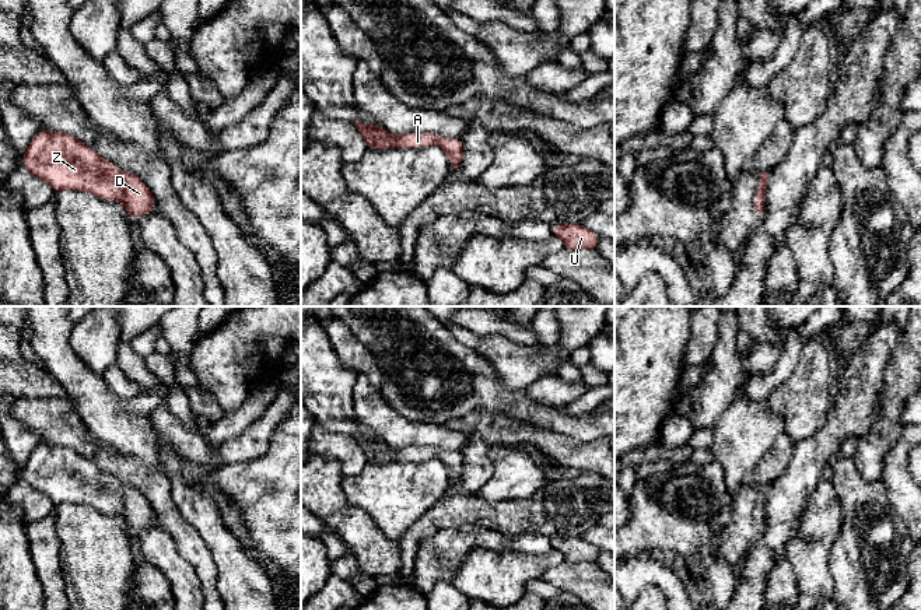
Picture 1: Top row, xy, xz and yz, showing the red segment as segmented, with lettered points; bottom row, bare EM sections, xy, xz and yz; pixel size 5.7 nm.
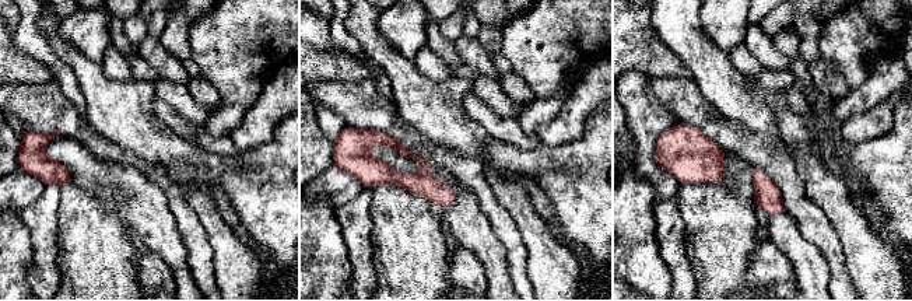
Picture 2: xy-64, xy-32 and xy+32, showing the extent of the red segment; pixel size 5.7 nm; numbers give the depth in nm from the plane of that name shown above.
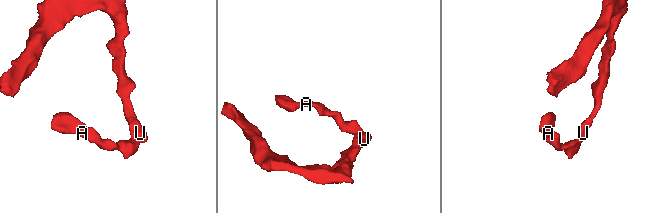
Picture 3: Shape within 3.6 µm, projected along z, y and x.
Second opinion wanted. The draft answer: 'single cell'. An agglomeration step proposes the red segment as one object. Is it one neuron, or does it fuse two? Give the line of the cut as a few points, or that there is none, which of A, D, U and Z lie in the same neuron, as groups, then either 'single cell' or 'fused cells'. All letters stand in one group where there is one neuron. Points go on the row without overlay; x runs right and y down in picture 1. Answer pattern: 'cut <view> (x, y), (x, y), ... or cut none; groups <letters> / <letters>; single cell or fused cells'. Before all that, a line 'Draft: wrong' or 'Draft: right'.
Draft: right
cut none; groups A D U Z; single cell

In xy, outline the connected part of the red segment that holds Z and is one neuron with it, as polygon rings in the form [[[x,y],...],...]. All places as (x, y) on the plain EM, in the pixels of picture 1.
[[[41,444],[29,456],[22,478],[55,505],[85,504],[104,513],[122,513],[129,529],[147,529],[155,516],[133,485],[120,485],[71,448]]]

